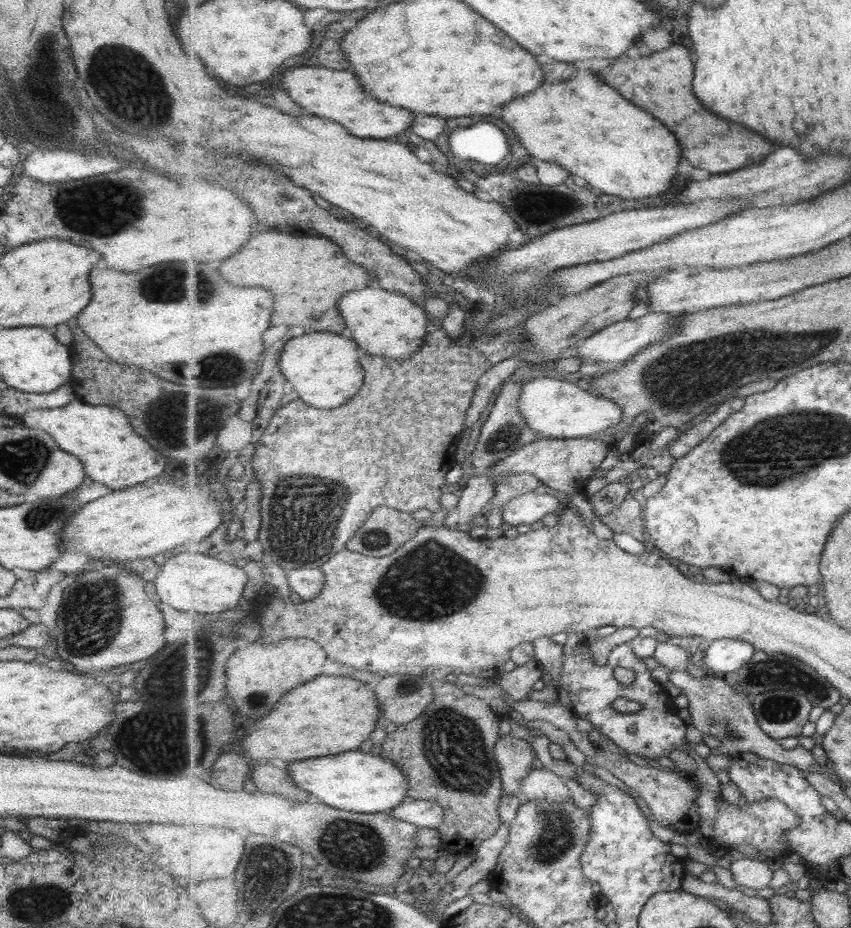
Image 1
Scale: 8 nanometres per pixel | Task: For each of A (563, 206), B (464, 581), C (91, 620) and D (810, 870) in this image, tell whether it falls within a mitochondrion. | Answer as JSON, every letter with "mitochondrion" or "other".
{"A":"mitochondrion","B":"mitochondrion","C":"mitochondrion","D":"other"}

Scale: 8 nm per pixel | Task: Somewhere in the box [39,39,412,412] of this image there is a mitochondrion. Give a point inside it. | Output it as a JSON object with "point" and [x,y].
{"point":[141,95]}

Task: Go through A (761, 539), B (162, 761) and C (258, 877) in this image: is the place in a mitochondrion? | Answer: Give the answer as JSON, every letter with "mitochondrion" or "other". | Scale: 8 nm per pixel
{"A":"other","B":"mitochondrion","C":"mitochondrion"}

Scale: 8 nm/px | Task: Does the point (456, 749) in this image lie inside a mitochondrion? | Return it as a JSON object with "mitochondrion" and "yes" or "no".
{"mitochondrion":"yes"}

